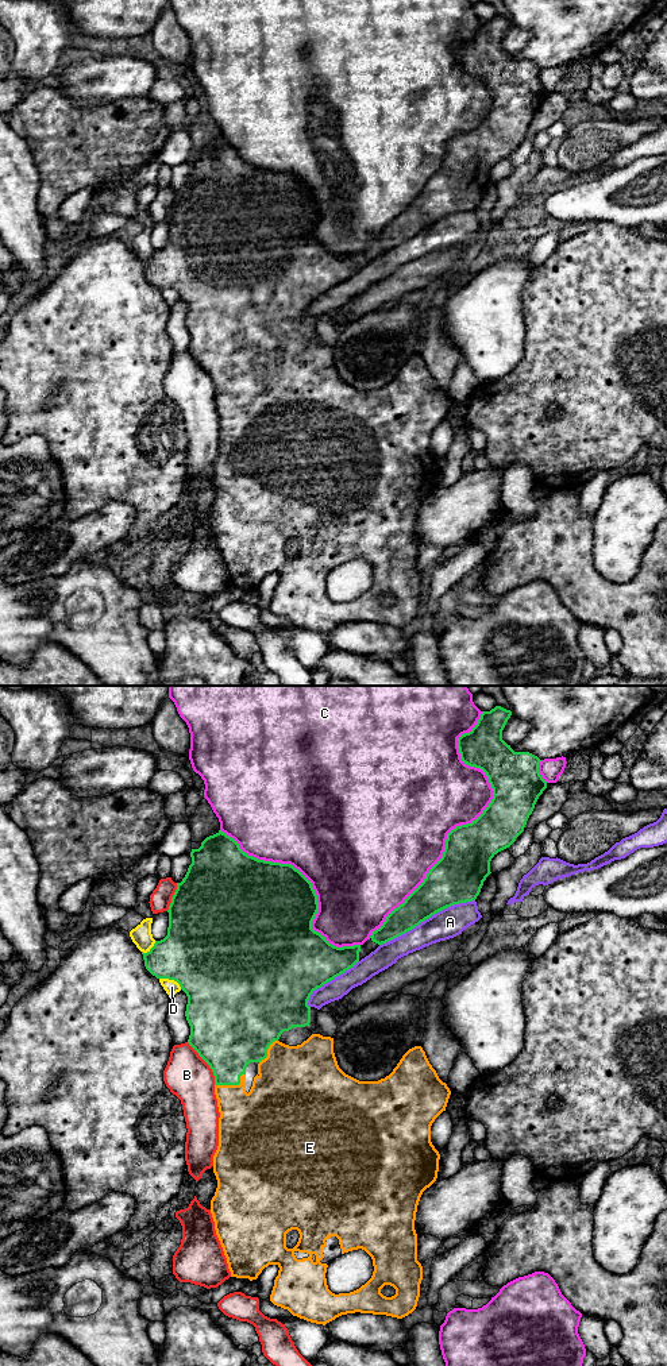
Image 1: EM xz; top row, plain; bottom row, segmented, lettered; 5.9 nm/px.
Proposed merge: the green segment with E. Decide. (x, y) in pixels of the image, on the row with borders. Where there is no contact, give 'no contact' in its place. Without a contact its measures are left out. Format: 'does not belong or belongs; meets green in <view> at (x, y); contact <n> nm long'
belongs; meets green in xz at (232, 1084); contact 200 nm long

